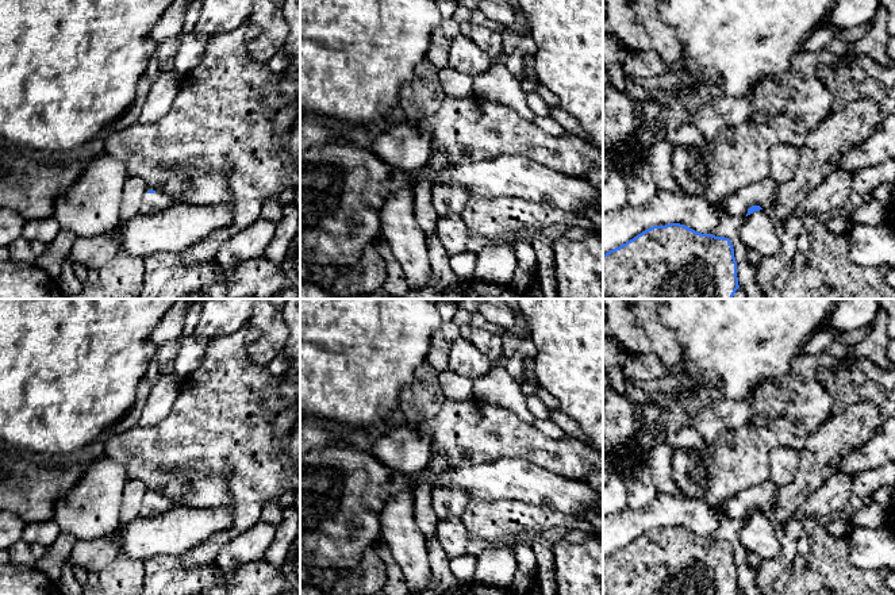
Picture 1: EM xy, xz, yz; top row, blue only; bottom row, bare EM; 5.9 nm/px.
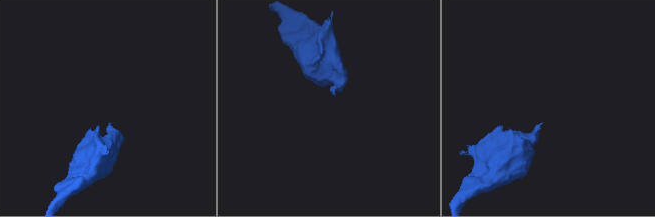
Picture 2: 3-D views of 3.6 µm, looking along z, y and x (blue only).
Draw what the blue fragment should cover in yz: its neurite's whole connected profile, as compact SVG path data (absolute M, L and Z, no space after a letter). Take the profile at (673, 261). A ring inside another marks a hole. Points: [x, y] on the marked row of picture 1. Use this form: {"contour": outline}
{"contour": "M680 223L653 226L603 254L603 299L733 299L738 288L730 239L702 234Z"}

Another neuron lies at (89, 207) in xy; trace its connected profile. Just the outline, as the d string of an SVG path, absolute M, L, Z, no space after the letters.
M103 153L55 201L53 218L77 237L111 233L120 222L123 187L128 178L123 162Z

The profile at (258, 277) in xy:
M264 257L249 260L235 269L220 266L228 299L245 296L257 299L274 299L289 287L283 268Z

